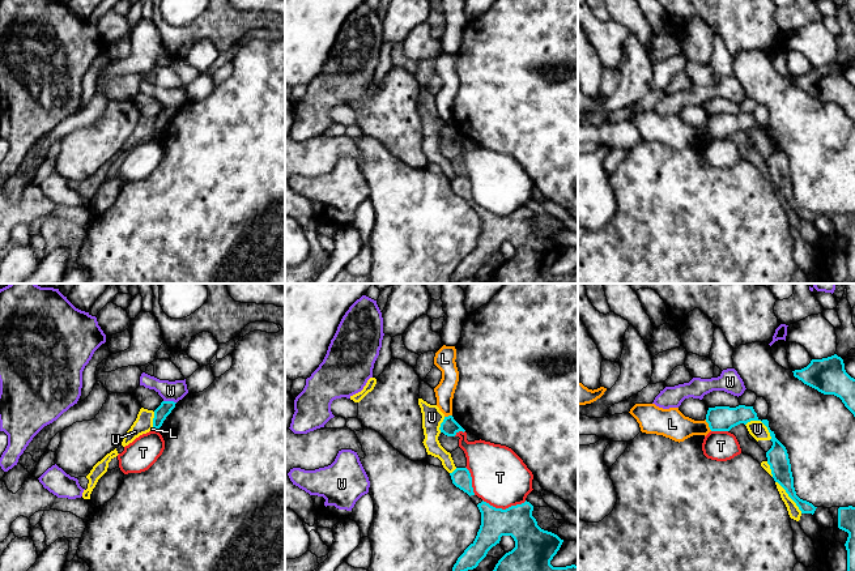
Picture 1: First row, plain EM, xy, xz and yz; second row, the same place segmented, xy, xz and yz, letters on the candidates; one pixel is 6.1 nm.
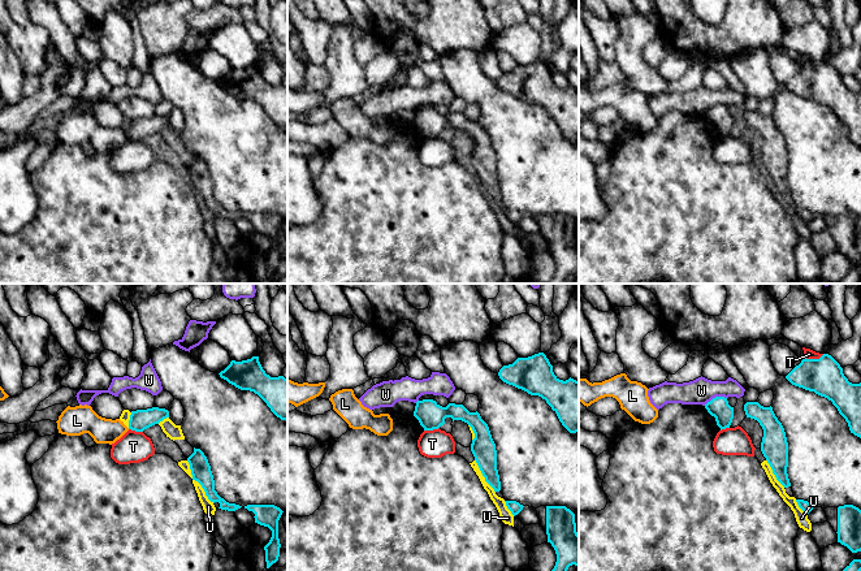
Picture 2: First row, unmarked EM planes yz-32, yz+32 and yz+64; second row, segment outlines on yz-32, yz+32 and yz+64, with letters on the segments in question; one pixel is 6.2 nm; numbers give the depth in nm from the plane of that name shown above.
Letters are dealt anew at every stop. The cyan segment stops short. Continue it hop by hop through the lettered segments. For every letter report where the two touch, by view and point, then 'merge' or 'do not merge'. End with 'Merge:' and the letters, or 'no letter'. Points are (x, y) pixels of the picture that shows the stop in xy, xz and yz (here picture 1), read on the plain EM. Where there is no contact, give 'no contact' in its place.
L: meets cyan in yz at (709, 132); do not merge
T: meets cyan in xz at (506, 216); do not merge
U: meets cyan in yz at (762, 130); do not merge
W: meets cyan in xy at (170, 109); do not merge
Merge: no letter

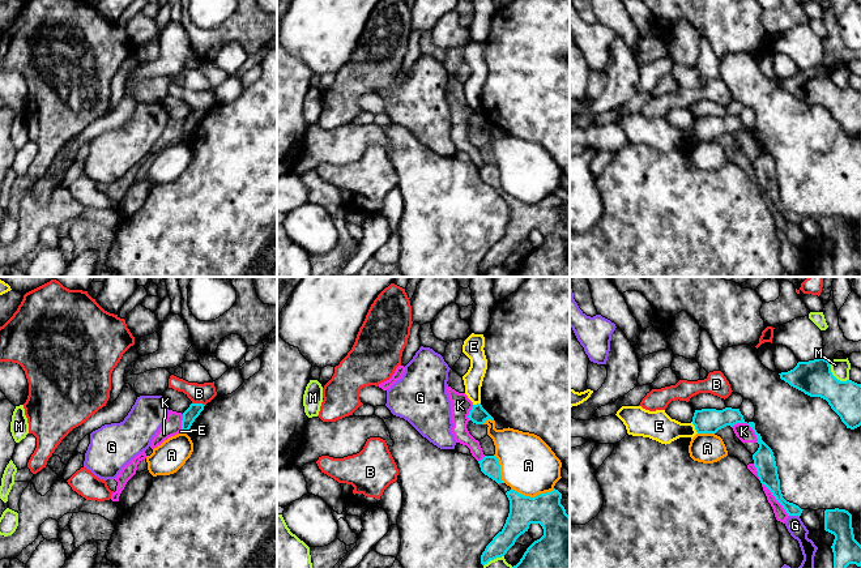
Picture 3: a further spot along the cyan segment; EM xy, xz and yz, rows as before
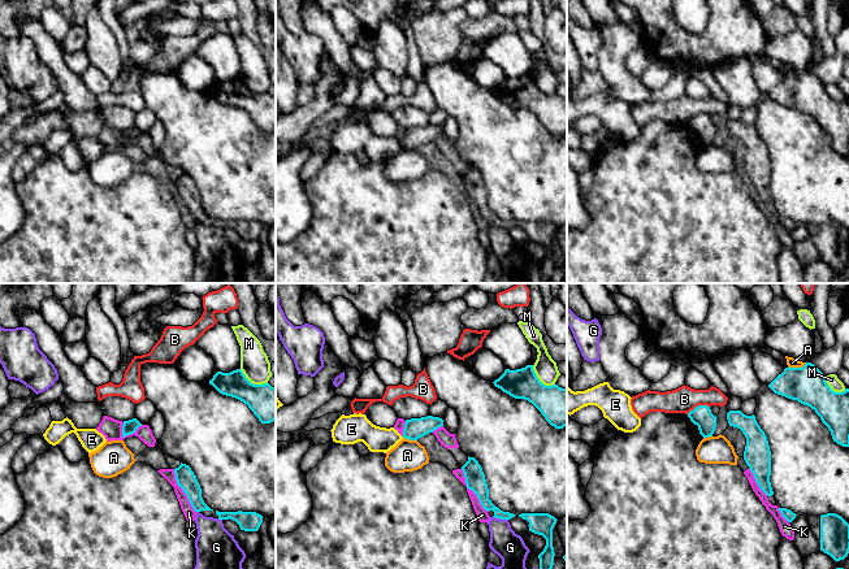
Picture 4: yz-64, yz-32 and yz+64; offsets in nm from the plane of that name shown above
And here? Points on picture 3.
A: meets cyan in xz at (535, 204); do not merge
B: meets cyan in xy at (199, 111); do not merge
E: meets cyan in yz at (695, 135); do not merge
G: meets cyan in yz at (793, 222); do not merge
K: meets cyan in yz at (749, 132); do not merge
M: meets cyan in yz at (834, 84); do not merge
Merge: no letter

